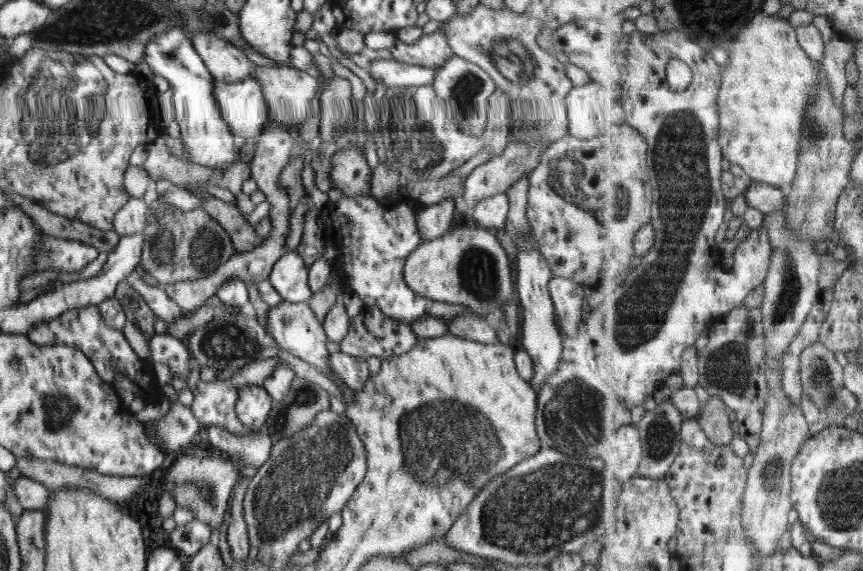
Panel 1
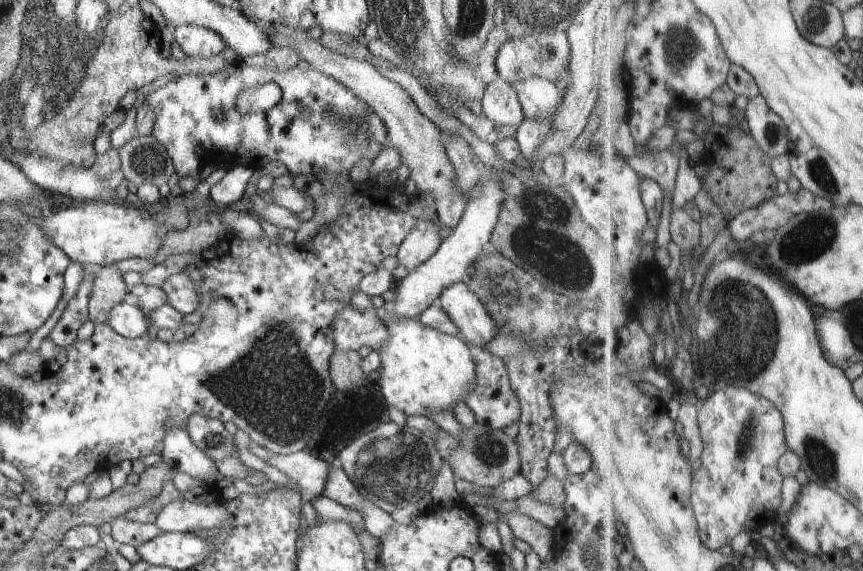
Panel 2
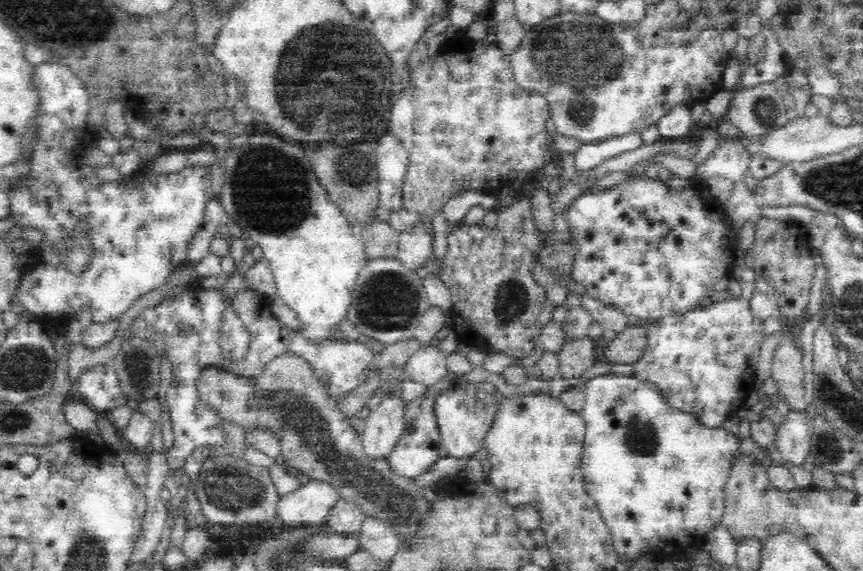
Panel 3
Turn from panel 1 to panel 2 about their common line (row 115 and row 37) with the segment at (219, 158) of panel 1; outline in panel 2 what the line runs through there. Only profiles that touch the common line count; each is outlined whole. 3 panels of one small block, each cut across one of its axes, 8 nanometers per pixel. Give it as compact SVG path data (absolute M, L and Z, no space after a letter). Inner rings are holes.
M197 25L176 27L174 39L188 57L199 59L208 59L220 54L226 45L216 32Z

